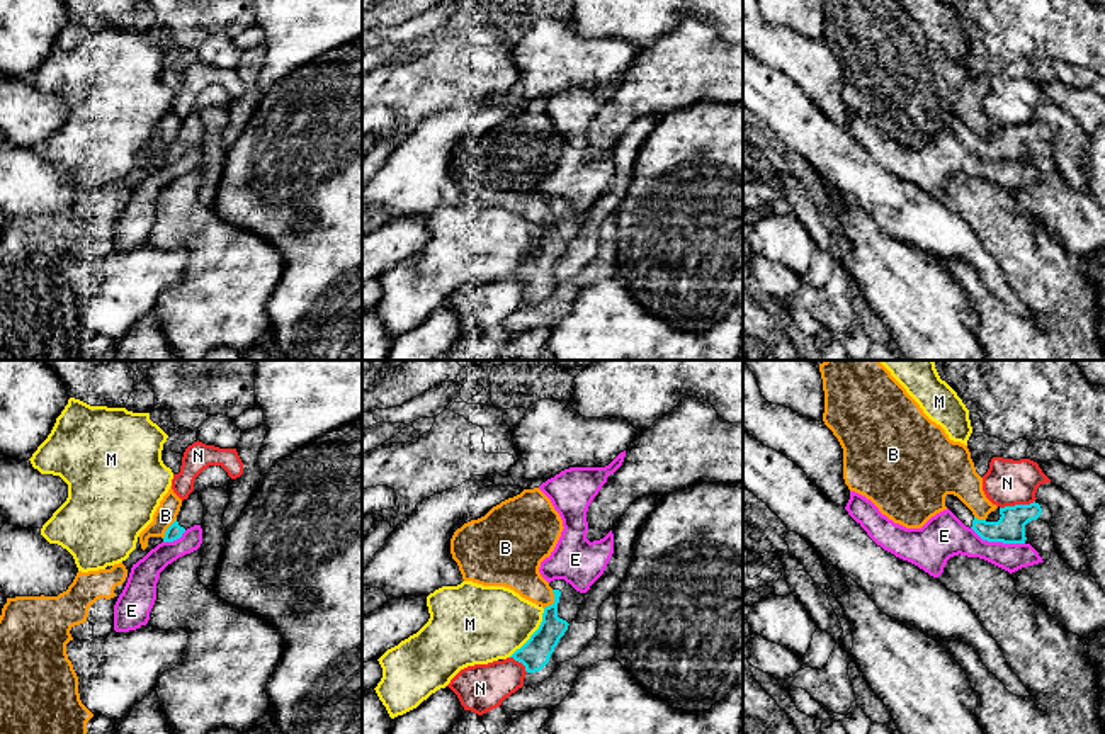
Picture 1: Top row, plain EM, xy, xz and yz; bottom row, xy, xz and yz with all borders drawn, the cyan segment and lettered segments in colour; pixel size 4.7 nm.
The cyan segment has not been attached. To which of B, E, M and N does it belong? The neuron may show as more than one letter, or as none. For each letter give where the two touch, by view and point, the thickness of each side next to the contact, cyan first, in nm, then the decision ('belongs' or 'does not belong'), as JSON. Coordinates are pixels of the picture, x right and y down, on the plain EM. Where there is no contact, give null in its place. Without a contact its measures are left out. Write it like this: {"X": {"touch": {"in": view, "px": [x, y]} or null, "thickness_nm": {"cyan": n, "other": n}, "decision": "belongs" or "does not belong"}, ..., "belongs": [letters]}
{"B": {"touch": {"in": "xz", "px": [555, 220]}, "thickness_nm": {"cyan": 140, "other": 220}, "decision": "does not belong"}, "E": {"touch": {"in": "yz", "px": [998, 160]}, "thickness_nm": {"cyan": 140, "other": 200}, "decision": "does not belong"}, "M": {"touch": {"in": "xz", "px": [532, 254]}, "thickness_nm": {"cyan": 150, "other": 360}, "decision": "does not belong"}, "N": {"touch": {"in": "yz", "px": [1017, 124]}, "thickness_nm": {"cyan": 140, "other": 220}, "decision": "does not belong"}, "belongs": []}

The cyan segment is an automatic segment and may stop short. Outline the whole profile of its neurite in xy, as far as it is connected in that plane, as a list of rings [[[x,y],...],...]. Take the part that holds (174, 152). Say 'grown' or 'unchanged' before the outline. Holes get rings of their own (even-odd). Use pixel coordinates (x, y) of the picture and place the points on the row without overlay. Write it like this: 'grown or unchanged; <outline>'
grown; [[[192,110],[187,119],[182,121],[177,139],[167,148],[163,161],[173,161],[182,156],[182,153],[201,144],[204,139],[204,124],[199,112]]]

